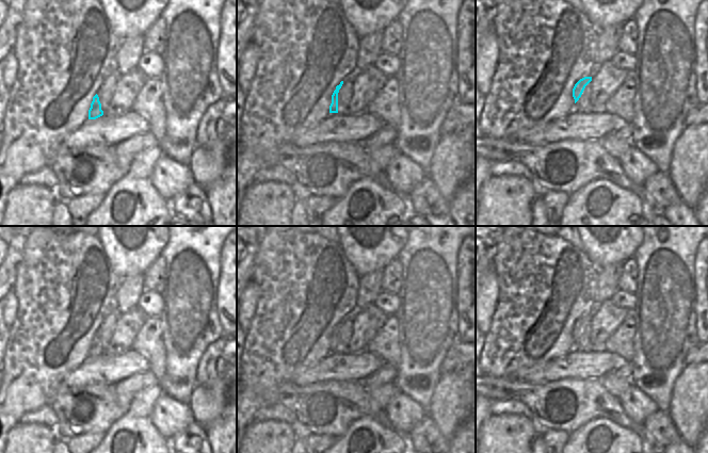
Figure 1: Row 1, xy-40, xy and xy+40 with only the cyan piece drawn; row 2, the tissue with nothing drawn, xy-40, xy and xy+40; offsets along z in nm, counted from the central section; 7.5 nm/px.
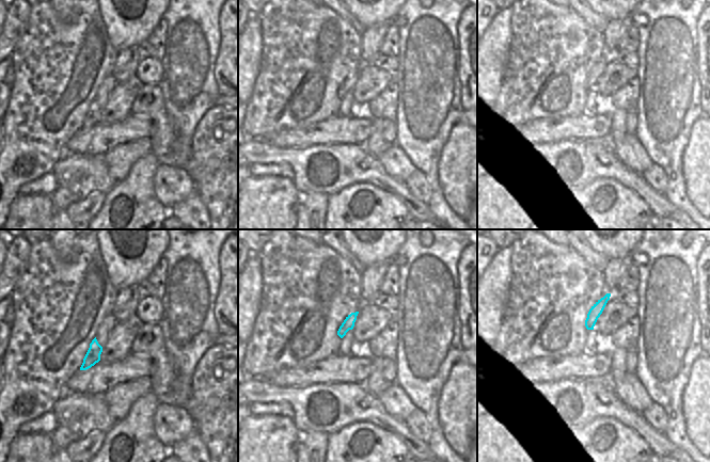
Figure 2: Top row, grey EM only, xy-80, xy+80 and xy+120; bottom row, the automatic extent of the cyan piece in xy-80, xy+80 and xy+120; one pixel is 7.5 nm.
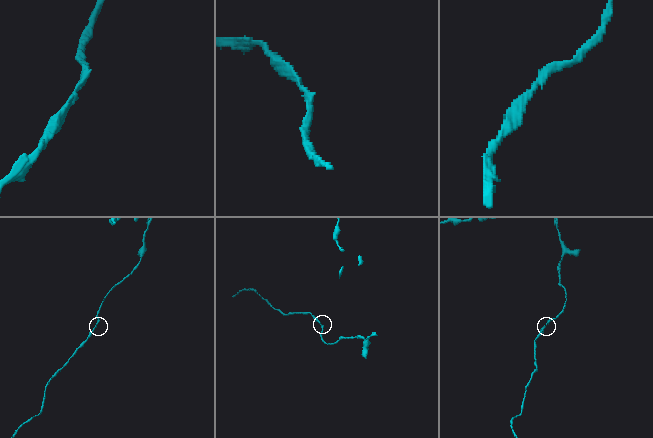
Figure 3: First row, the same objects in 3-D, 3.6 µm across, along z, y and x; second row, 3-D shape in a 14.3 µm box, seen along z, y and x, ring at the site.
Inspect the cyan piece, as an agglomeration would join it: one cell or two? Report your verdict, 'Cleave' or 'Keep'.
Keep.

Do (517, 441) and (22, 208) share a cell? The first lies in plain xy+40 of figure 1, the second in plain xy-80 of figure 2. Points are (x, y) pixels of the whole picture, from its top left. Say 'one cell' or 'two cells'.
one cell

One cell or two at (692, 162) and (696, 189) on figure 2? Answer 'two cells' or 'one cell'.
one cell

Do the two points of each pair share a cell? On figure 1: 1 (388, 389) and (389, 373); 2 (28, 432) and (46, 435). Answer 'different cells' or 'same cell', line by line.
1: different cells
2: same cell

